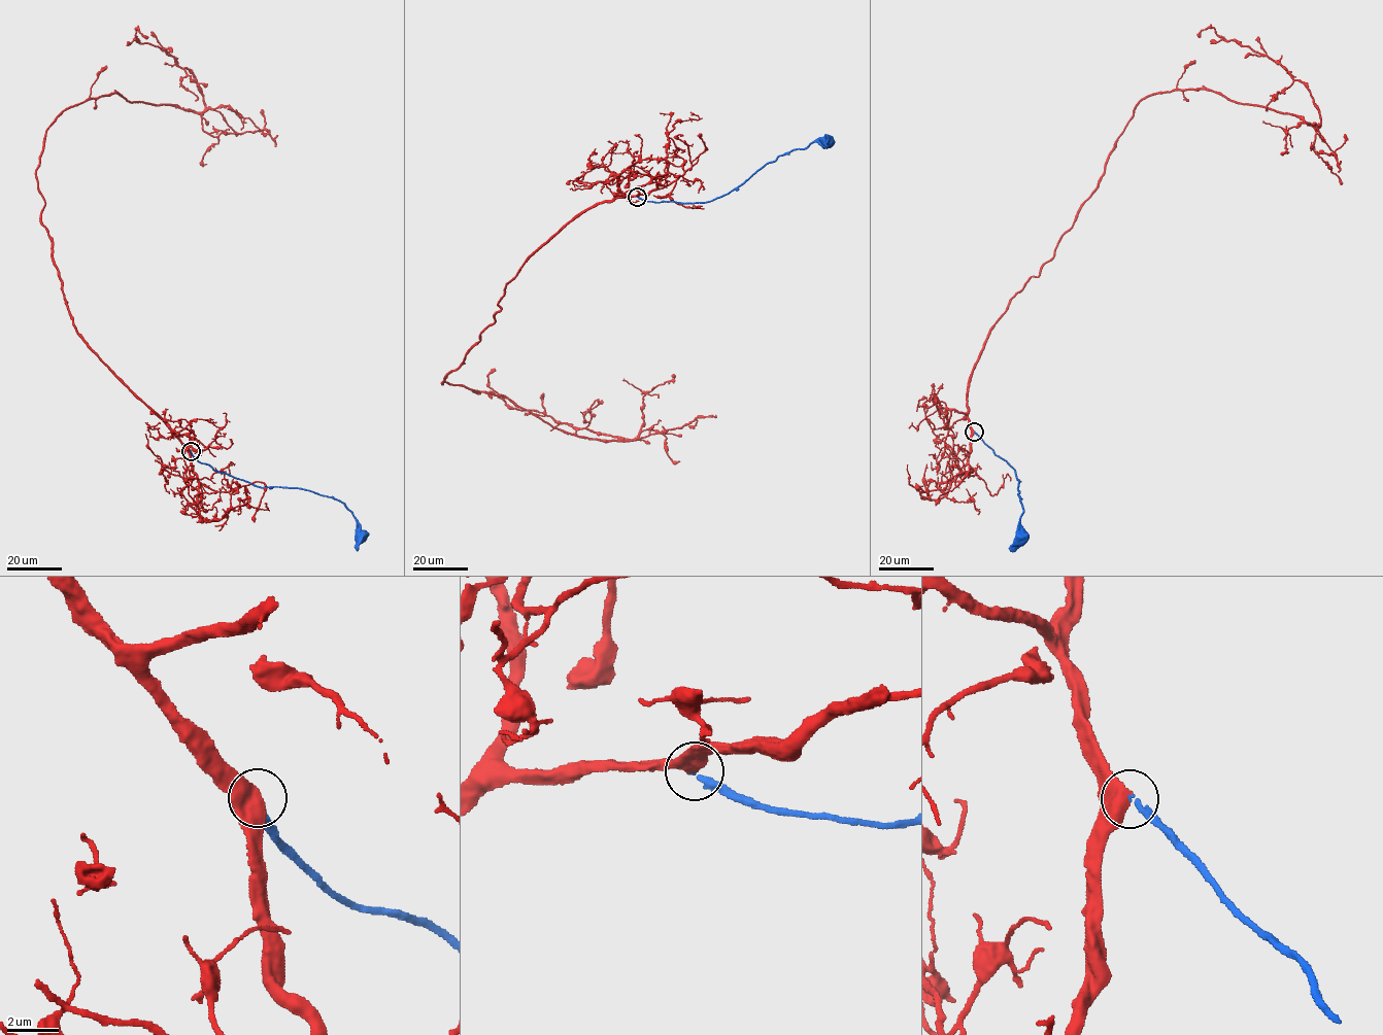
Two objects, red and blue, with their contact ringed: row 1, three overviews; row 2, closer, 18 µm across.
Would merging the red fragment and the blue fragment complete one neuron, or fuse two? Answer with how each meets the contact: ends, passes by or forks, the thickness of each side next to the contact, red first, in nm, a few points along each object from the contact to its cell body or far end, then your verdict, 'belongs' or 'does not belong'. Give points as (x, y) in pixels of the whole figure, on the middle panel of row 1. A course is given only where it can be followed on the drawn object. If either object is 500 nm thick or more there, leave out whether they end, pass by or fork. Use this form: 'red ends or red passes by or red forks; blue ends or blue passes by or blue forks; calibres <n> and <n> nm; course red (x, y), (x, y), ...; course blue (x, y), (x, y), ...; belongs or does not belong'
calibres 600 and 260 nm; course red (638, 197), (603, 201), (525, 262), (441, 383), (636, 440), (512, 408), (488, 387), (494, 368); course blue (638, 197), (653, 202), (708, 202), (743, 184), (779, 156), (804, 149), (815, 141), (828, 142); belongs

